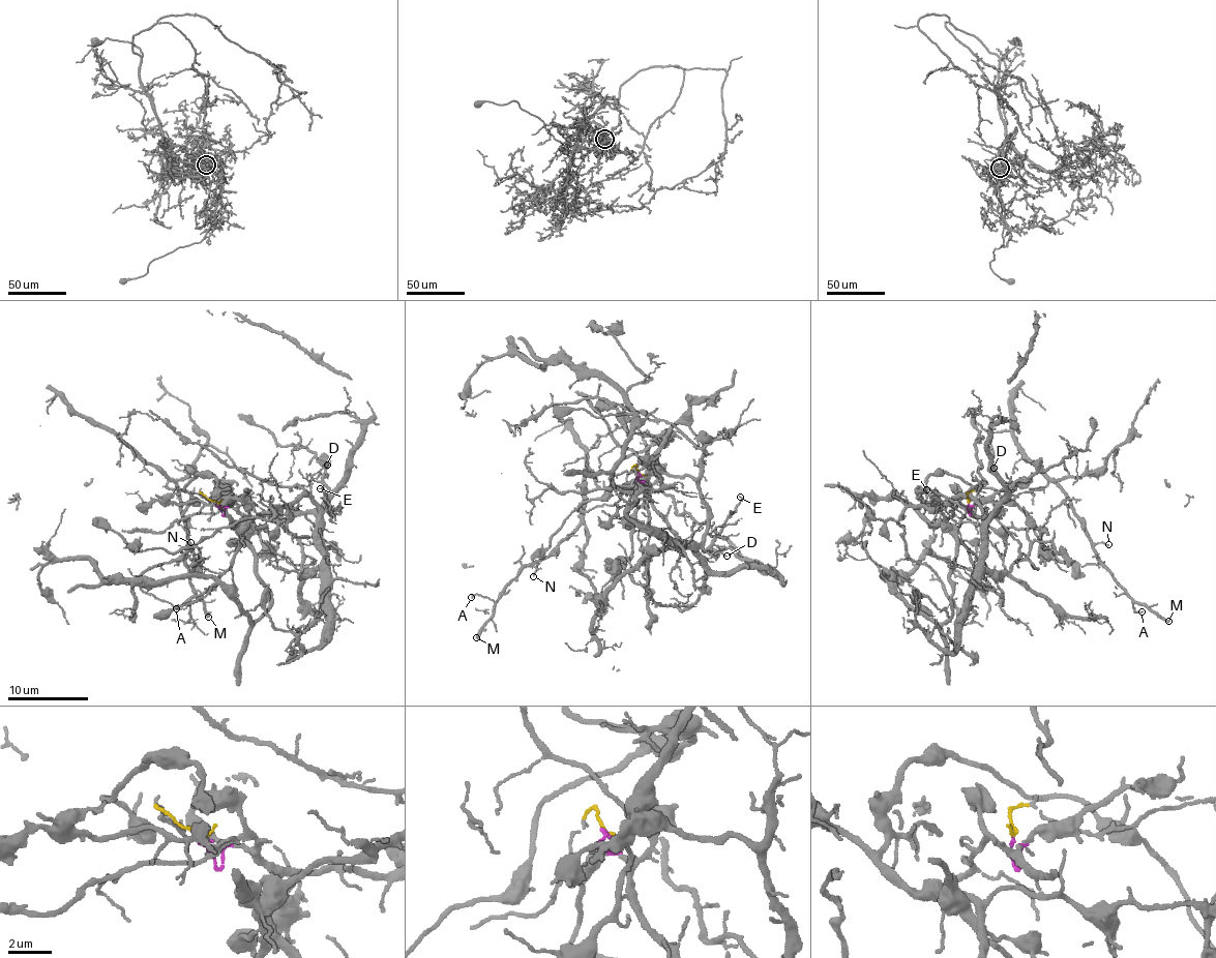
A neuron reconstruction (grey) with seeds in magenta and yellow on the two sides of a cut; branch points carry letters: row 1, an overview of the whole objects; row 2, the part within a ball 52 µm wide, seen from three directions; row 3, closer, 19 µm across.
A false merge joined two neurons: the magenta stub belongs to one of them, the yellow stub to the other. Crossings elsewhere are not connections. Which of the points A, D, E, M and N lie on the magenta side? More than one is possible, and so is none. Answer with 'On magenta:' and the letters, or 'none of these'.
On magenta: D, E

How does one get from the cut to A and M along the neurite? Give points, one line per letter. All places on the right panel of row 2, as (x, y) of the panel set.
A: (969, 502), (971, 491), (1003, 502), (1054, 480), (1098, 561), (1134, 610), (1143, 610)
M: (969, 502), (971, 491), (998, 502), (1044, 488), (1054, 480), (1098, 561), (1132, 599), (1146, 603), (1169, 622)

